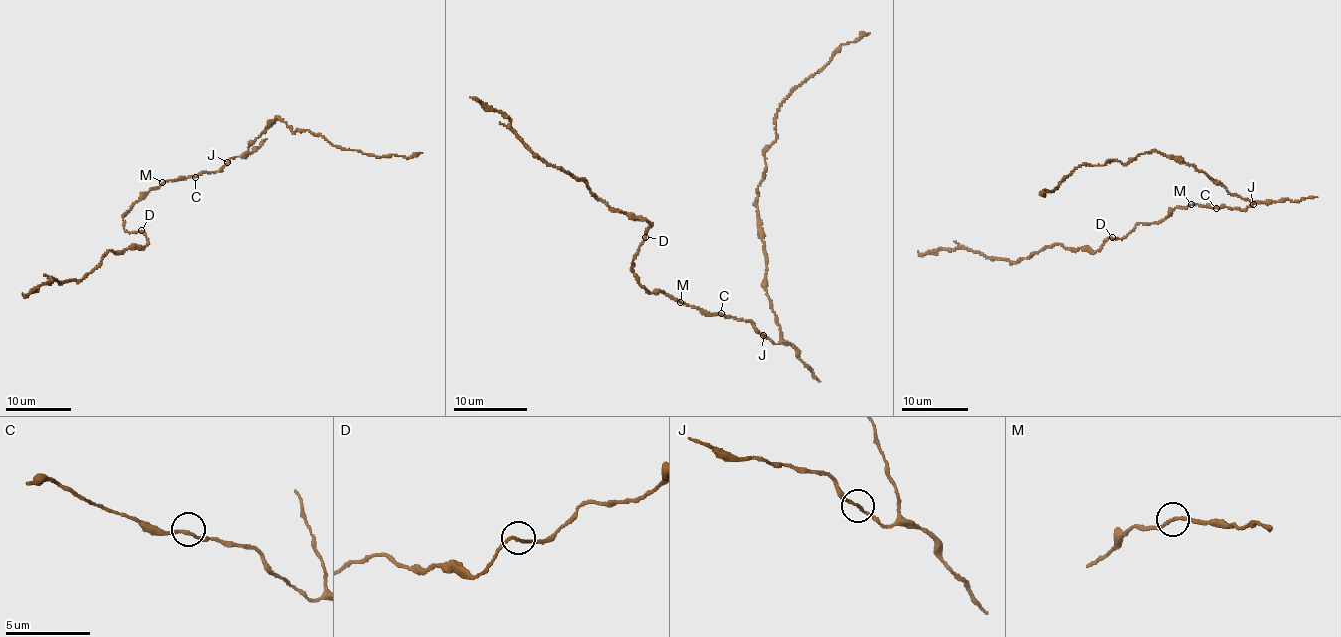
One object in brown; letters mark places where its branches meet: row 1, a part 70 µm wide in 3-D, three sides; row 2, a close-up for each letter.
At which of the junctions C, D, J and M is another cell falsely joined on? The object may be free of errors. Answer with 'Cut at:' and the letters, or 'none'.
Cut at: none

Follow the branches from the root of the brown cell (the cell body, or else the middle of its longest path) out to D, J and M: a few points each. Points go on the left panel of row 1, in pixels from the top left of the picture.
D: (194, 177), (164, 180), (132, 202), (123, 219), (124, 228), (133, 233), (141, 230)
J: (194, 177), (220, 170), (227, 162)
M: (194, 177), (162, 182)

